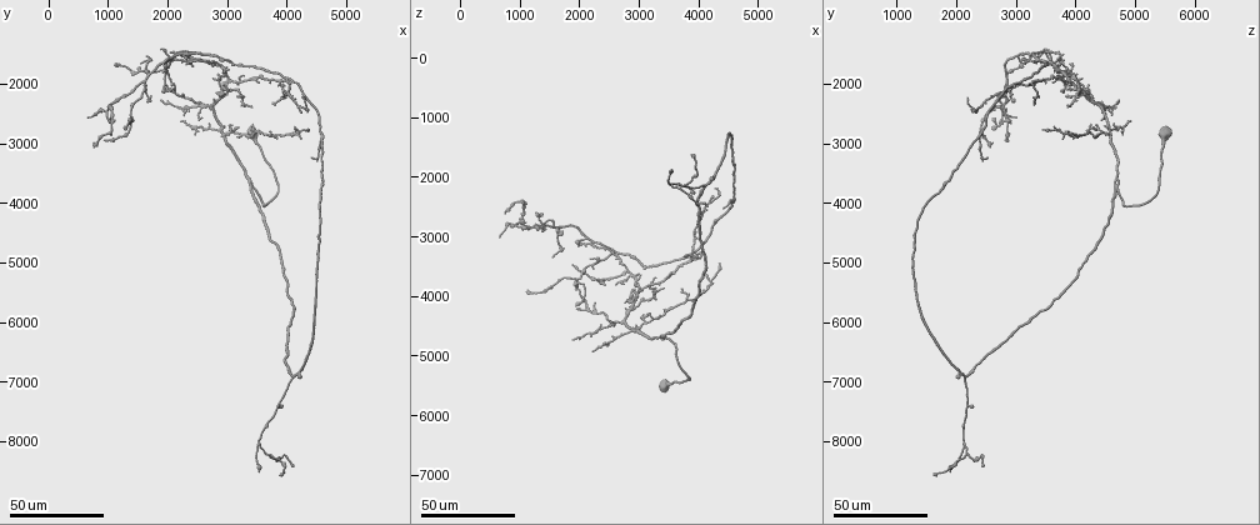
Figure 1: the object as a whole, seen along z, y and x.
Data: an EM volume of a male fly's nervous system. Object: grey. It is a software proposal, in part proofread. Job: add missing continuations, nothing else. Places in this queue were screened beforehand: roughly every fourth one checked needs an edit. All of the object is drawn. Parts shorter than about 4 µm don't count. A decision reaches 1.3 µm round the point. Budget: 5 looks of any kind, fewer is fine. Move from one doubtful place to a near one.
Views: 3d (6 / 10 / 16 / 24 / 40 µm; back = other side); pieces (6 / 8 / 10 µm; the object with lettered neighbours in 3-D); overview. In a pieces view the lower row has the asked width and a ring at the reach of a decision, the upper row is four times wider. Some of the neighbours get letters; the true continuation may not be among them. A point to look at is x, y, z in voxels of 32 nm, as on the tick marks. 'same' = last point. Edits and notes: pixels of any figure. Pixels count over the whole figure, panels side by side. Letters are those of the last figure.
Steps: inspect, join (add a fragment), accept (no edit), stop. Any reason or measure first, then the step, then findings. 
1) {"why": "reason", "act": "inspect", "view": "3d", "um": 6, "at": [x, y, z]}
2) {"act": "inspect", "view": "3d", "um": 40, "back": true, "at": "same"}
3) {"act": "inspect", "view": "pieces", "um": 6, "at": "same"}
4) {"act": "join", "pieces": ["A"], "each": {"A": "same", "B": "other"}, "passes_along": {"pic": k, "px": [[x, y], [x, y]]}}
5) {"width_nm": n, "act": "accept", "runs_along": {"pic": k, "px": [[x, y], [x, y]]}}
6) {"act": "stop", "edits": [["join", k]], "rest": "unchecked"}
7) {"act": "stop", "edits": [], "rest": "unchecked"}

{"why": "end of a long branch", "act": "inspect", "view": "3d", "um": 40, "at": [700, 2550, 3000]}

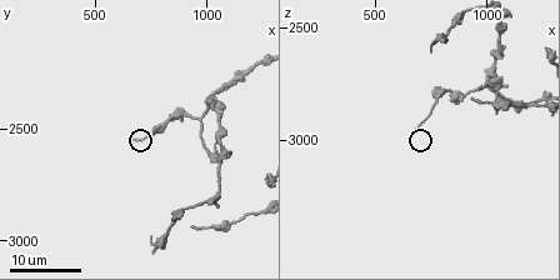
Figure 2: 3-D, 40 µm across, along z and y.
{"act": "inspect", "view": "3d", "um": 6, "at": [660, 2550, 3000]}

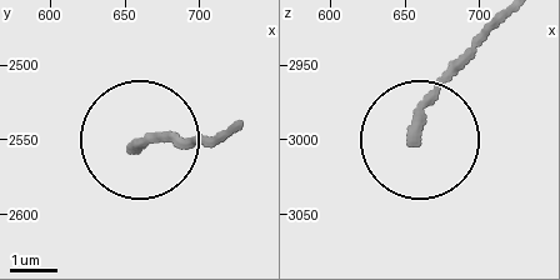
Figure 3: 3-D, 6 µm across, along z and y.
{"act": "inspect", "view": "pieces", "um": 8, "at": [656, 2554, 2998]}

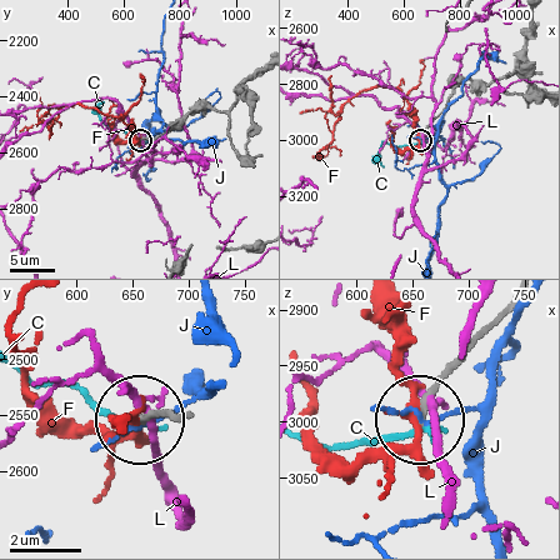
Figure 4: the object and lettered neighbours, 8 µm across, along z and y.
{"width_nm": 210, "act": "accept", "each": {"C": "other", "F": "other", "J": "other", "L": "other"}, "runs_along": {"pic": 4, "px": [[511, 308], [421, 421]]}, "found": "no lettered fragment goes on from it"}

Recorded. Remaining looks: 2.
{"why": "long arm stops here", "act": "inspect", "view": "3d", "um": 40, "at": [4400, 3250, 2550]}

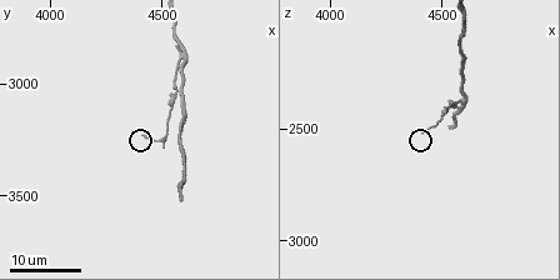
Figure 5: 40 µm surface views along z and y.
{"act": "inspect", "view": "pieces", "um": 6, "at": [4410, 3230, 2510]}

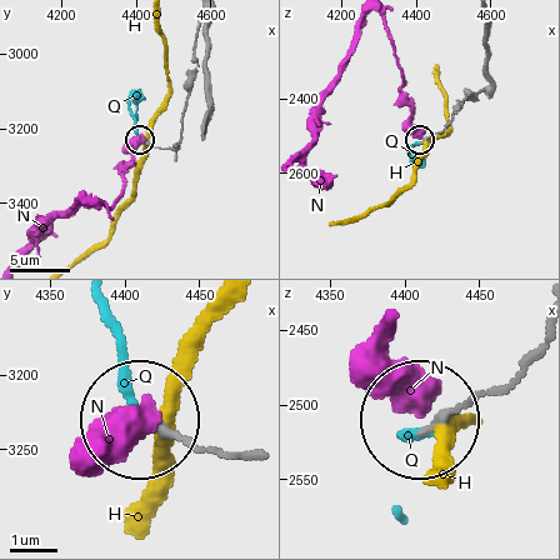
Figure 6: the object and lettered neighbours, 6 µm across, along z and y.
{"act": "accept", "each": {"H": "other", "N": "other", "Q": "other"}, "runs_along": {"pic": 6, "px": [[484, 88], [476, 99], [461, 103], [444, 129], [420, 140]]}, "found": "none of them fits"}

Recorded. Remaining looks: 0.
{"act": "stop", "edits": [], "rest": "unchecked"}

